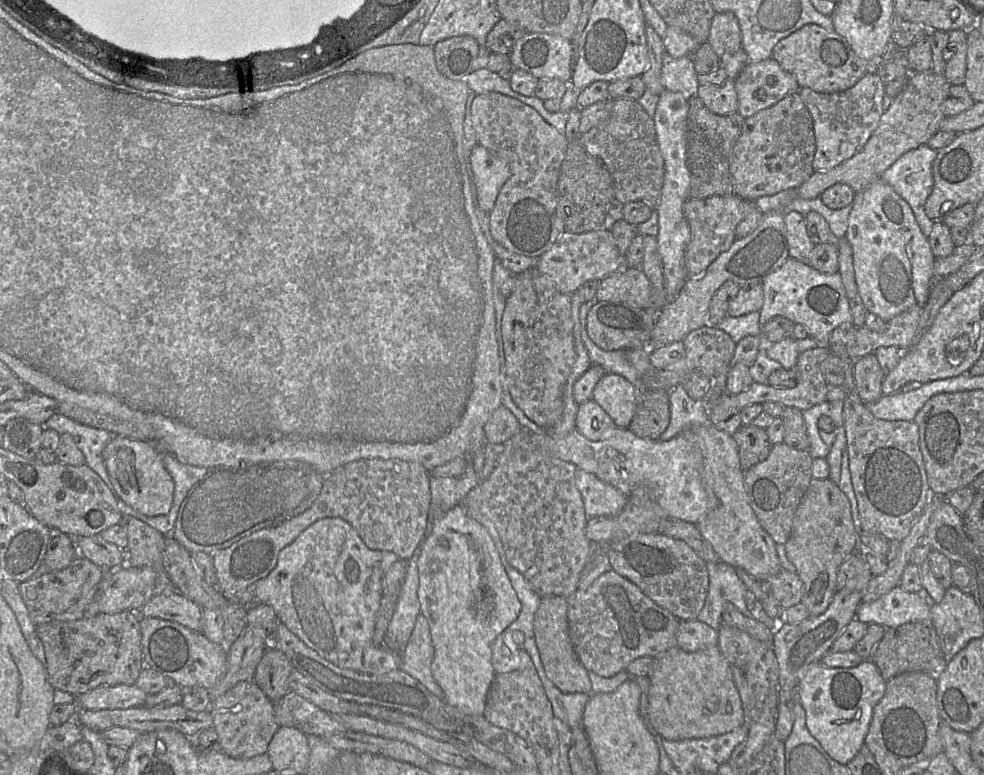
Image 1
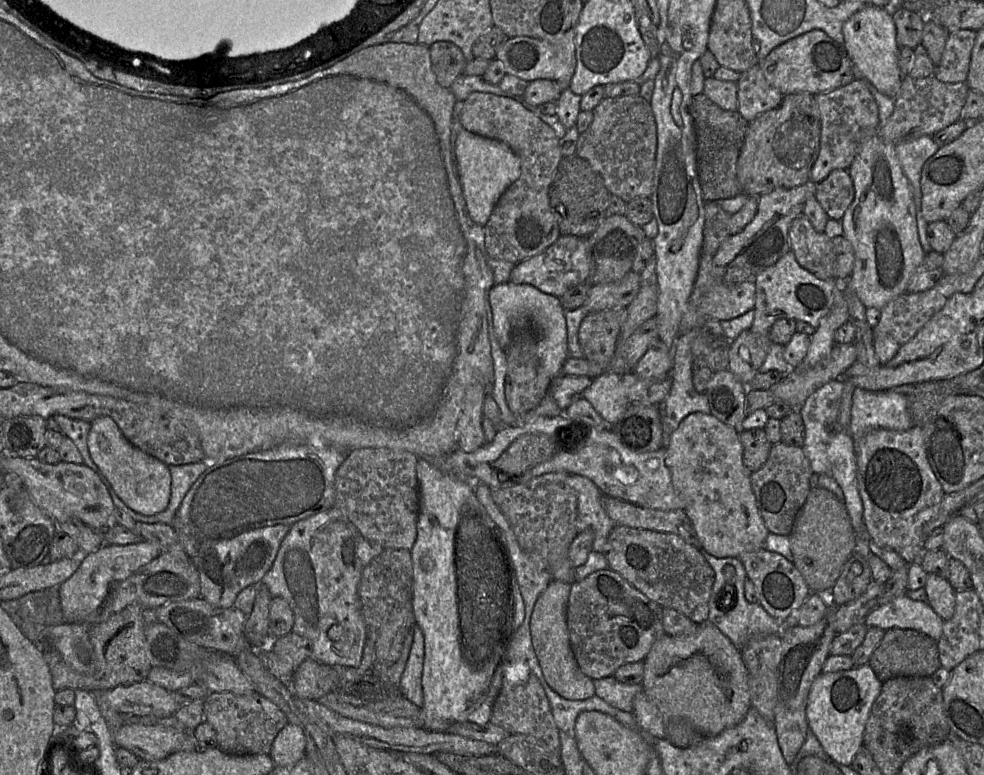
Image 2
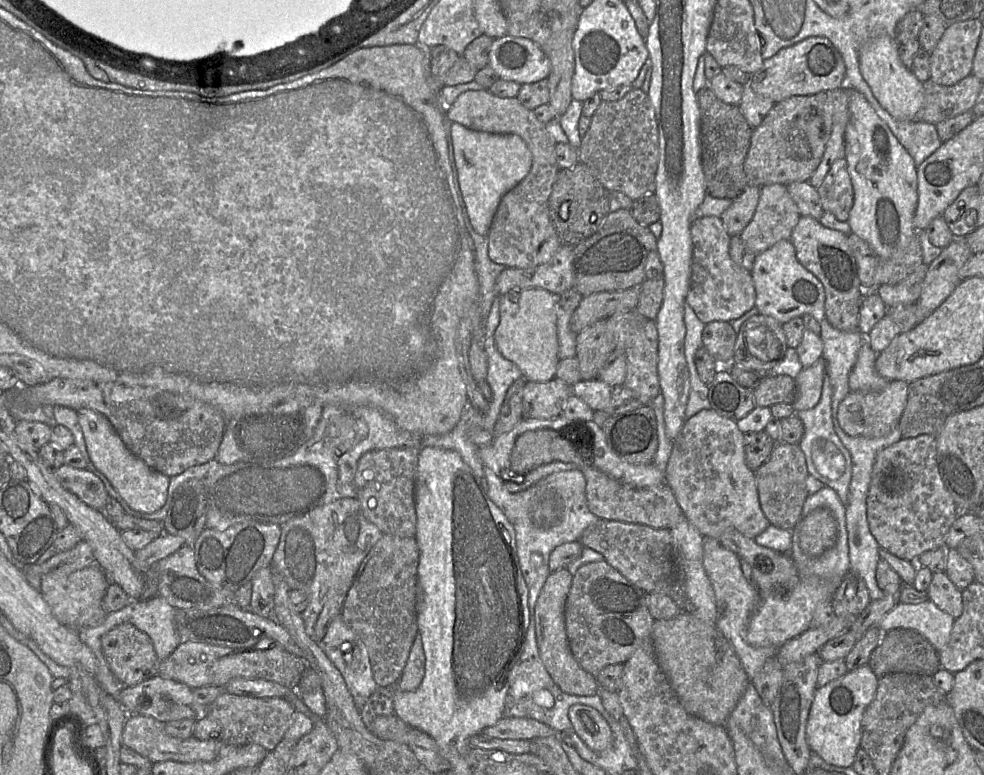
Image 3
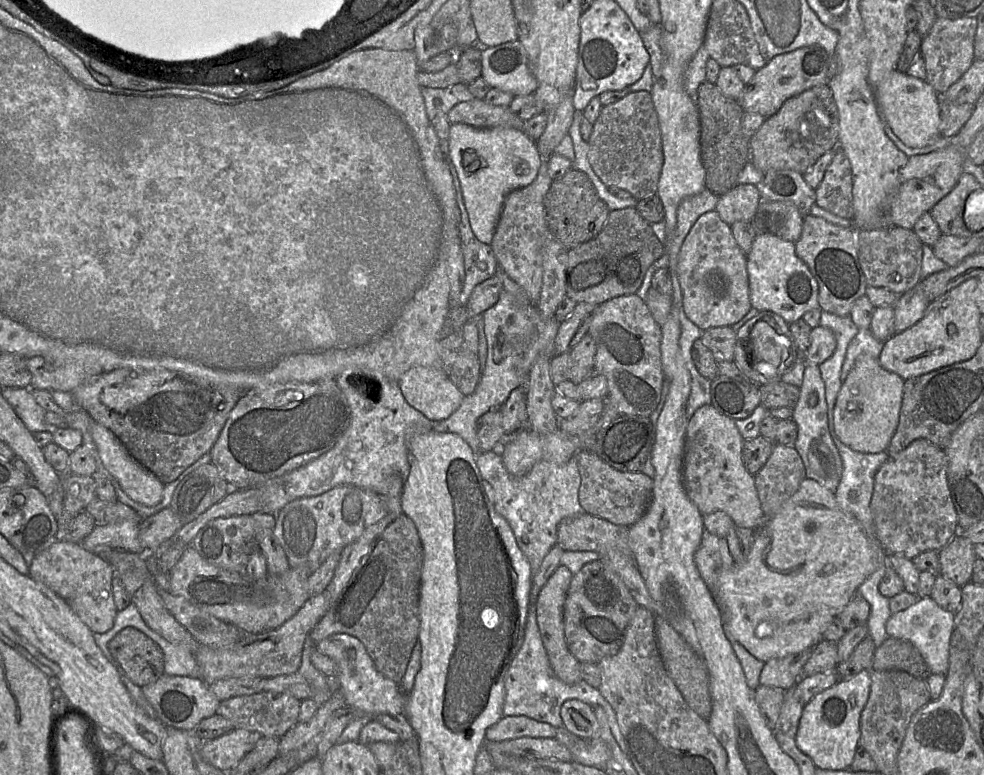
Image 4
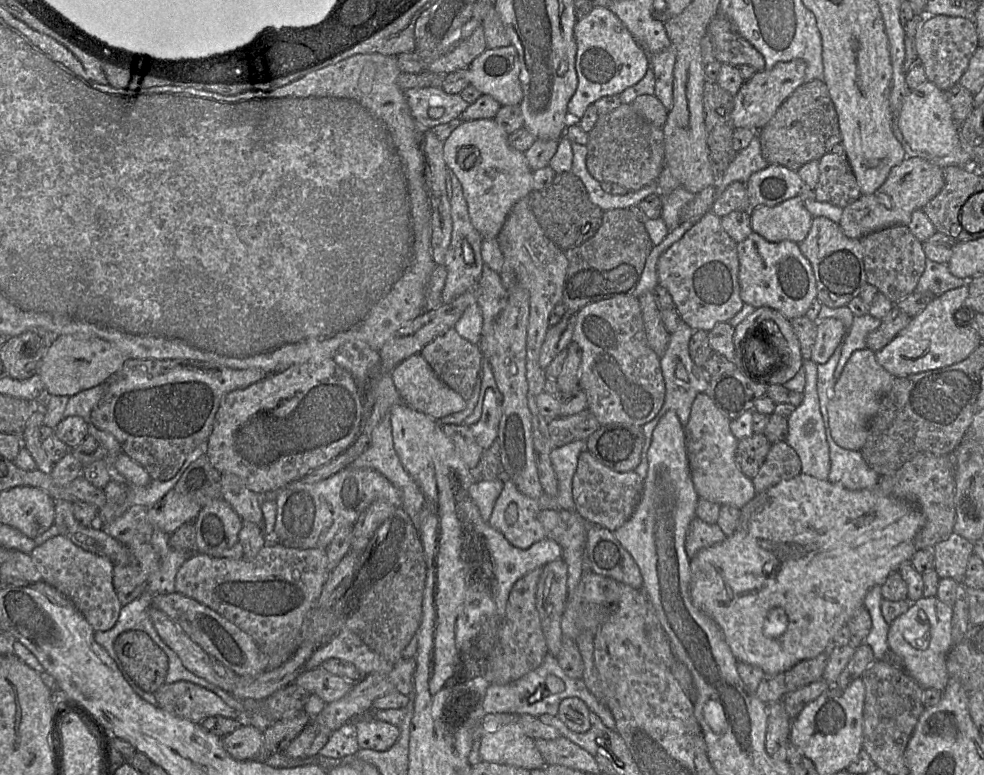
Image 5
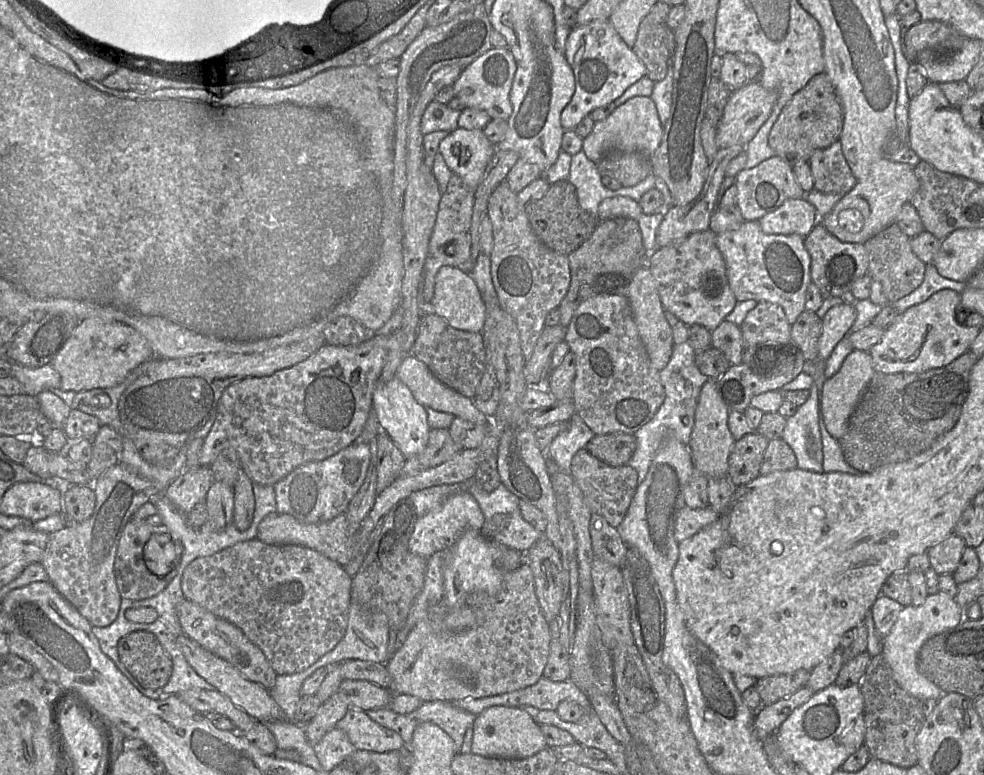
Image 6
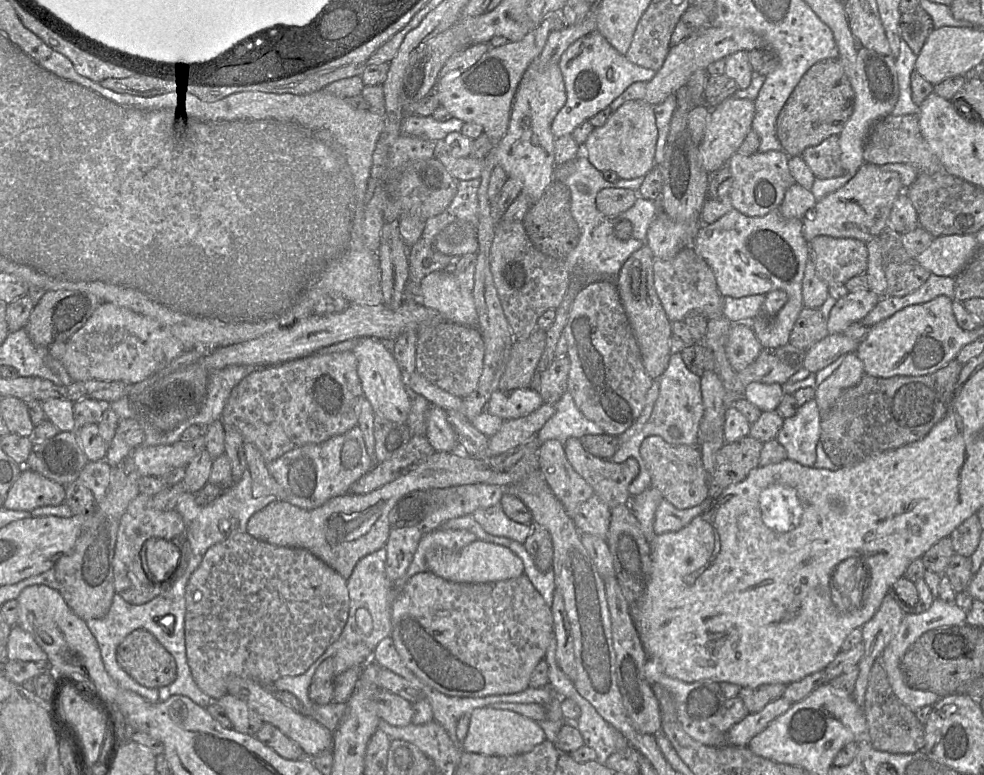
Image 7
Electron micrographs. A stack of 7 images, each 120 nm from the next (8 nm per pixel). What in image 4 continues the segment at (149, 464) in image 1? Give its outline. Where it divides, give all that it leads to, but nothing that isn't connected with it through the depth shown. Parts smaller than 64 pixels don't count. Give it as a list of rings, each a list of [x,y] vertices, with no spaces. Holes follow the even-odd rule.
[[[93,422],[91,434],[98,451],[100,463],[119,482],[123,491],[135,502],[146,506],[157,505],[162,499],[165,484],[134,459],[121,441],[108,428]]]

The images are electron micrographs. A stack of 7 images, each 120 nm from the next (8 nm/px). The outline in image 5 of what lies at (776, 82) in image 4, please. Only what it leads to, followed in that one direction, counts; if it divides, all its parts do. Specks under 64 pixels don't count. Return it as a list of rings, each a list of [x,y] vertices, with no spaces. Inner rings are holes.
[[[794,59],[786,62],[778,62],[769,70],[756,71],[749,79],[744,81],[739,91],[734,95],[734,107],[732,122],[735,128],[750,128],[759,131],[775,115],[780,105],[798,88],[805,83],[804,76],[806,63],[802,59]]]

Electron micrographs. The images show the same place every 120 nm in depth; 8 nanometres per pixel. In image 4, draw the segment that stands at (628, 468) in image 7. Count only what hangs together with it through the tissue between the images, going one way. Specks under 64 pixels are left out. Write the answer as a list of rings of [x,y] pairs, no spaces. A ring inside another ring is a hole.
[[[587,449],[577,451],[573,457],[581,477],[579,504],[586,513],[626,527],[632,526],[645,514],[652,498],[653,478],[641,472],[619,471]]]

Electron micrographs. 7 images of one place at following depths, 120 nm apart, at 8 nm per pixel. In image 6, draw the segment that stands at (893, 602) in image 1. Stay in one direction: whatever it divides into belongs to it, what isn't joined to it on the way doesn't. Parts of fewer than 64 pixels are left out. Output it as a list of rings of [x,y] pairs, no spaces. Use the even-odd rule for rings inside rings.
[[[939,591],[936,594],[928,594],[920,606],[912,604],[904,606],[892,629],[884,638],[881,652],[892,670],[894,679],[903,690],[919,700],[929,698],[938,700],[943,695],[938,686],[919,672],[918,652],[927,639],[957,626],[963,619],[964,611],[955,598]]]

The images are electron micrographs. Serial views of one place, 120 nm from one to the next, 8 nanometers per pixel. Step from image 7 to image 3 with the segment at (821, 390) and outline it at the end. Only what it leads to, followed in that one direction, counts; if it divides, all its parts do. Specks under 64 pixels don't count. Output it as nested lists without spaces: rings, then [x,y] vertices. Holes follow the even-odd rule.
[[[889,381],[879,392],[850,391],[838,406],[837,420],[841,429],[849,436],[879,438],[898,427],[908,396],[908,383]]]

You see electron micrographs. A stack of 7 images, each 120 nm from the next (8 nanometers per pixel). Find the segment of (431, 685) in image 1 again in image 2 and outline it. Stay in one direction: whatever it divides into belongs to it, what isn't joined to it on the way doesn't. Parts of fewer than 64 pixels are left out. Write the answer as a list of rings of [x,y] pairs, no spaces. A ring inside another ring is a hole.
[[[416,624],[413,626],[413,632],[413,643],[401,675],[399,692],[410,702],[421,707],[423,705],[424,634]]]

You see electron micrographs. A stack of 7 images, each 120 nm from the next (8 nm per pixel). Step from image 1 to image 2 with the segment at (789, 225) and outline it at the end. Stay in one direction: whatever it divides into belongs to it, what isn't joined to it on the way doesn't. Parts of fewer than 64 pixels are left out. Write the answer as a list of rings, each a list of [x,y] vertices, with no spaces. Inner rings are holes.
[[[805,215],[796,217],[789,228],[790,248],[798,264],[822,280],[835,280],[836,255],[832,239],[816,231]]]

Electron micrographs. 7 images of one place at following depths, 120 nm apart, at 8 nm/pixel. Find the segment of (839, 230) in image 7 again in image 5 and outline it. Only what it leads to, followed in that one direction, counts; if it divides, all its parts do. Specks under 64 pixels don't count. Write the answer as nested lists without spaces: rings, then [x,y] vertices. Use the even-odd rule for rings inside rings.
[[[906,157],[894,166],[885,182],[872,194],[861,195],[843,208],[838,224],[843,233],[854,239],[901,224],[908,225],[913,211],[922,209],[944,186],[943,169],[921,157]]]

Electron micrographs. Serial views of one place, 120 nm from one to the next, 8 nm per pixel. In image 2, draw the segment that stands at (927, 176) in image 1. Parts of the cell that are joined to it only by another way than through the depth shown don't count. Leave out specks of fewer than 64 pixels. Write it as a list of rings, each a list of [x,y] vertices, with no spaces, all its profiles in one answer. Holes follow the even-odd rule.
[[[930,135],[904,139],[895,144],[897,157],[912,191],[916,206],[919,240],[926,254],[933,251],[933,249],[927,238],[928,222],[921,212],[922,192],[920,179],[924,163],[934,155],[939,148]]]

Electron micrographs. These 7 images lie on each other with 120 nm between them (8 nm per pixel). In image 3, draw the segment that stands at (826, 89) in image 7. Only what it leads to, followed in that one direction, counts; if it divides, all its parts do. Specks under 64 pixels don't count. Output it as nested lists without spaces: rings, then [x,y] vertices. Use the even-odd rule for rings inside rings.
[[[826,92],[792,96],[775,103],[759,126],[752,129],[744,160],[749,185],[788,185],[809,181],[820,163],[832,130],[832,105]]]

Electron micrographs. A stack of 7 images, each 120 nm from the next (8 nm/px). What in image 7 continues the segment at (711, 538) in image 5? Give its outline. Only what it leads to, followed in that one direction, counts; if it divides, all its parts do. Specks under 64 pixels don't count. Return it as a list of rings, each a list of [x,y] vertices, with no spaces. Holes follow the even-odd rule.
[[[711,498],[701,504],[687,509],[678,509],[671,503],[662,499],[656,509],[654,518],[654,531],[656,535],[678,531],[688,525],[695,517],[706,511]]]

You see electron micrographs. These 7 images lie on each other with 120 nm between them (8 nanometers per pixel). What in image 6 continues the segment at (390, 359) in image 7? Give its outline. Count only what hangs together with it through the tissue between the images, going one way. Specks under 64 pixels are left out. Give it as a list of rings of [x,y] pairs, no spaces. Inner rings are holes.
[[[396,376],[388,382],[378,382],[373,393],[372,410],[377,416],[380,428],[390,436],[405,458],[424,450],[431,430],[427,420],[427,412],[417,402],[409,388]]]

